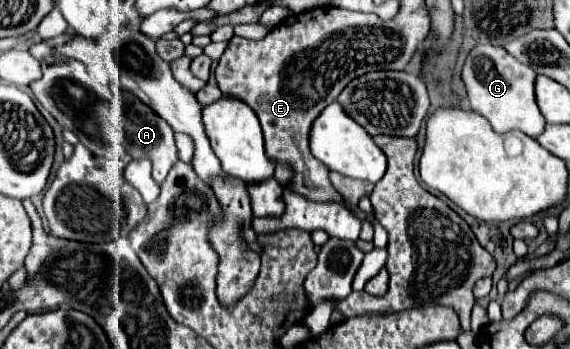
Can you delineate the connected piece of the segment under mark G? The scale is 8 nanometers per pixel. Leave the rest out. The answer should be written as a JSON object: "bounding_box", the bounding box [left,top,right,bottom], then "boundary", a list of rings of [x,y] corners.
{"bounding_box":[462,44,546,138],"boundary":[[[478,44],[466,58],[462,80],[468,90],[470,108],[484,116],[494,132],[506,134],[512,130],[520,130],[532,138],[538,138],[544,132],[546,120],[538,108],[534,94],[536,72],[528,64],[514,60],[514,56],[504,48]]]}

